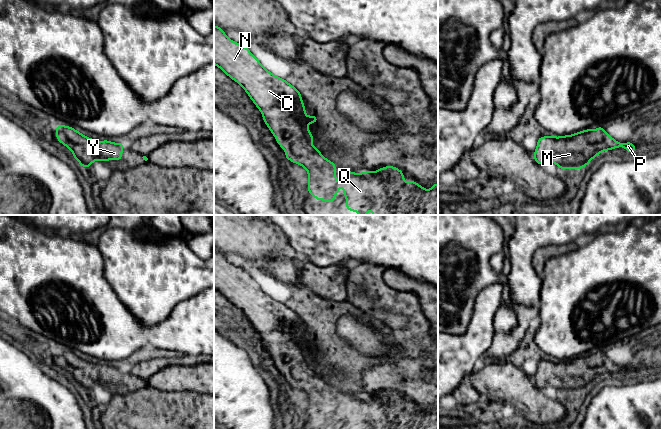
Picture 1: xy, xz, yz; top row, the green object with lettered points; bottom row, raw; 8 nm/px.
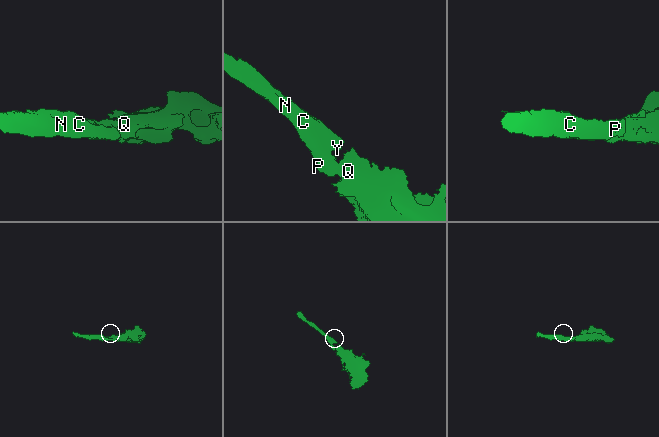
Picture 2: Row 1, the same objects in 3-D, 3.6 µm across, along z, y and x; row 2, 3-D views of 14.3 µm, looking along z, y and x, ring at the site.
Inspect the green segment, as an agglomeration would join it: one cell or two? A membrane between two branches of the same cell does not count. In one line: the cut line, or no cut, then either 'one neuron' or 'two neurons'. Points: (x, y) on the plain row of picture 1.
cut none; one neuron

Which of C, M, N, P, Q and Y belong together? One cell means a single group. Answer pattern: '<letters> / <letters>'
C M N P Q Y

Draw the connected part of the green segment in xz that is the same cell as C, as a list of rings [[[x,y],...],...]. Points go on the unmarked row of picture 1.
[[[214,249],[214,288],[226,299],[240,308],[248,320],[261,335],[264,347],[275,360],[277,367],[285,374],[286,383],[297,387],[308,395],[308,419],[313,419],[318,425],[333,427],[339,411],[345,411],[342,416],[346,420],[346,429],[438,429],[438,407],[431,414],[426,414],[412,403],[405,412],[403,396],[394,390],[386,390],[378,395],[356,398],[342,394],[345,407],[339,407],[335,402],[337,389],[327,384],[311,366],[314,360],[308,353],[308,347],[318,347],[314,339],[305,339],[305,329],[300,315],[286,304],[275,300],[265,293],[259,284],[240,267],[230,264],[225,256]]]

